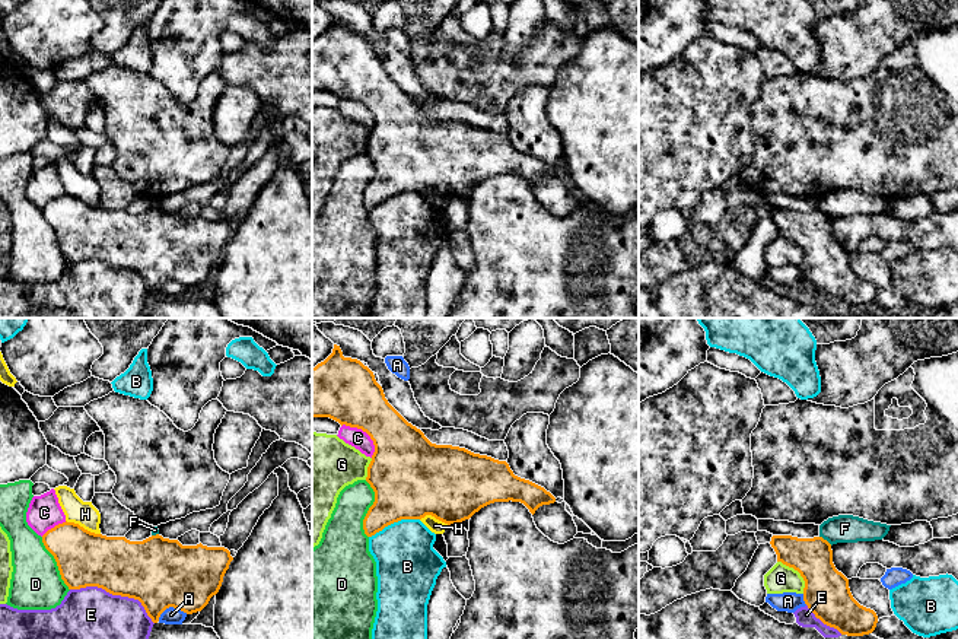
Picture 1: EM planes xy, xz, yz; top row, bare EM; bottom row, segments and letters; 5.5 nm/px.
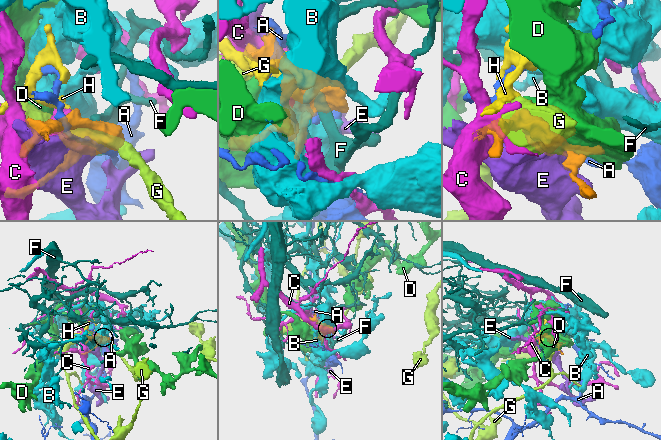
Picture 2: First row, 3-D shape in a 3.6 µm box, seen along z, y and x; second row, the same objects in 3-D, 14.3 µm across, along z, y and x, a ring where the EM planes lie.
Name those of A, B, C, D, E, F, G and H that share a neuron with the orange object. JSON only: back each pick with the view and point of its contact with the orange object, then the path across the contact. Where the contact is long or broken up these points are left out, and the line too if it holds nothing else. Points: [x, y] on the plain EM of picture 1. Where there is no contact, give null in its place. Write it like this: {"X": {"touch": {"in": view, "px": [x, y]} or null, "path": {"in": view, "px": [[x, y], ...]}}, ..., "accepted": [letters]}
{"accepted": []}

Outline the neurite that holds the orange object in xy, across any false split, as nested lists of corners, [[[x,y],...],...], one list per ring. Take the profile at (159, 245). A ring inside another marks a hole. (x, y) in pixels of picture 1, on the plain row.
[[[63,195],[42,209],[45,222],[54,229],[61,252],[69,263],[98,260],[112,268],[139,273],[153,296],[169,282],[187,287],[201,284],[222,260],[233,231],[225,220],[182,219],[178,213],[156,207],[143,214],[95,207],[79,197]]]

